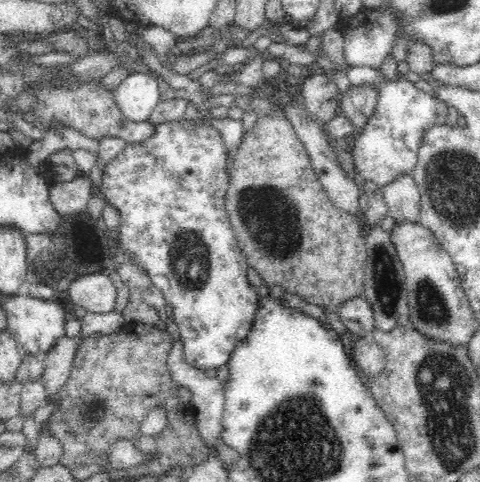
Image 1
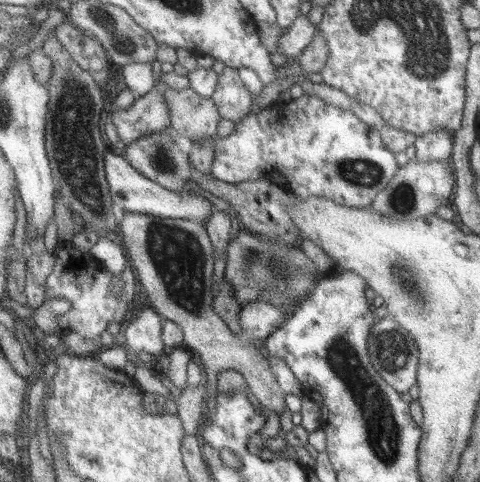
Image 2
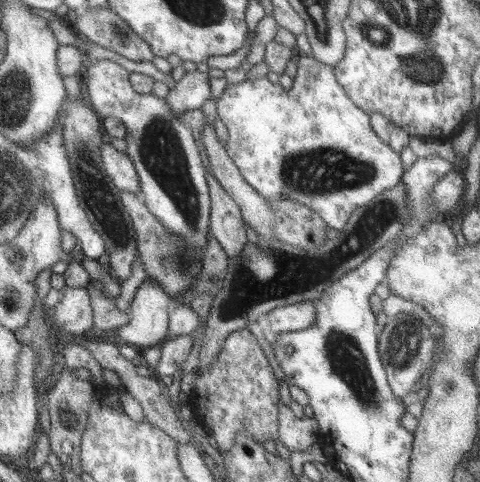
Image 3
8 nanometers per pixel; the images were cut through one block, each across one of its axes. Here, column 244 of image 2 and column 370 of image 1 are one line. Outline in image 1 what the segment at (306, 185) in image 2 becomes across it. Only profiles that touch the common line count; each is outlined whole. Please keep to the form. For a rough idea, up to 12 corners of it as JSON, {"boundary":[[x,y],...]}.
{"boundary":[[346,66],[378,90],[352,148],[356,172],[384,188],[414,172],[418,148],[448,106],[414,80]]}

